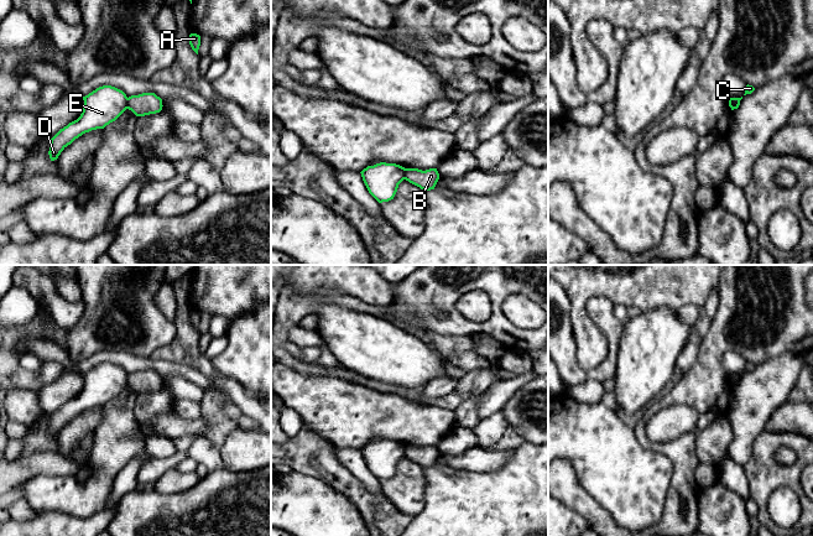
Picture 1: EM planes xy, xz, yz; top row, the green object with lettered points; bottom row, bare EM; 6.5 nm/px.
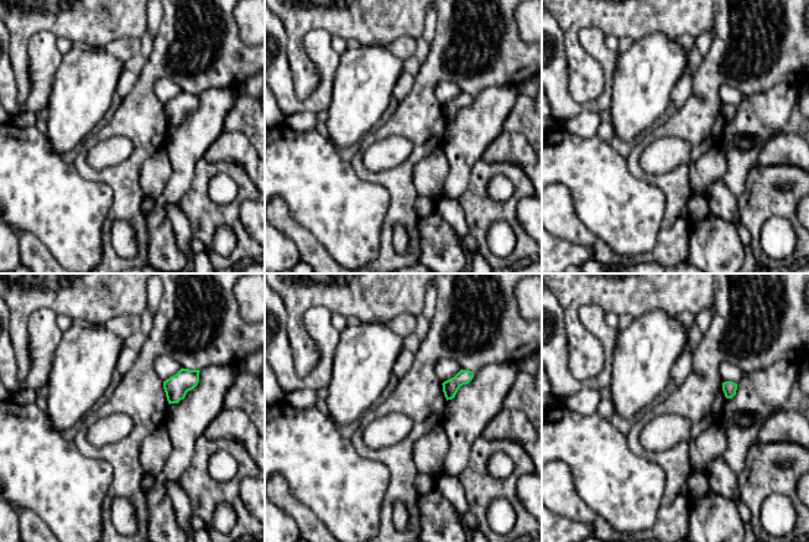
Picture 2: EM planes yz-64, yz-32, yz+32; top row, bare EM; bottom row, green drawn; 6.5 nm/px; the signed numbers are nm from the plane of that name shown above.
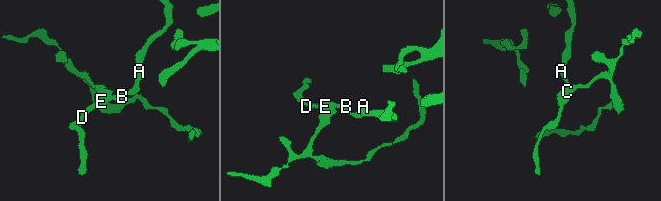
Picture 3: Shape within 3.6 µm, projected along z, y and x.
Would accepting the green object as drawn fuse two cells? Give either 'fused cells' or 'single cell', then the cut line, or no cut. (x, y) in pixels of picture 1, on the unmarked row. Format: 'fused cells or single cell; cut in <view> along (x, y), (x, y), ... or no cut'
fused cells; cut in xy along (126, 375), (128, 385)

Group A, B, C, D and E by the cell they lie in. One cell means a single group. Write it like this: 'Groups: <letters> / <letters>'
Groups: A B / C D E

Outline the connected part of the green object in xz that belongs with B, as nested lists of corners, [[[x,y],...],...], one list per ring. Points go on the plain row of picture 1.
[[[406,446],[405,457],[426,469],[434,467],[439,457],[439,451],[437,446],[429,446],[426,448],[418,446]]]

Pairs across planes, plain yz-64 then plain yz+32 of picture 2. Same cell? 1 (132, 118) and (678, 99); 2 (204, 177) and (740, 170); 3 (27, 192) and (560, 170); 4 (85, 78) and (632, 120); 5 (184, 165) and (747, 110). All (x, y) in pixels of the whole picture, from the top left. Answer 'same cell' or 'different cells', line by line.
1: different cells
2: different cells
3: same cell
4: same cell
5: same cell

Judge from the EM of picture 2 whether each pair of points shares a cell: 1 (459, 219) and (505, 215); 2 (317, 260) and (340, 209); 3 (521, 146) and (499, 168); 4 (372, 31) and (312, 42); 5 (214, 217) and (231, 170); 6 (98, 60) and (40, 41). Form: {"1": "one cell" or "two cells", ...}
{"1": "two cells", "2": "two cells", "3": "two cells", "4": "two cells", "5": "one cell", "6": "two cells"}

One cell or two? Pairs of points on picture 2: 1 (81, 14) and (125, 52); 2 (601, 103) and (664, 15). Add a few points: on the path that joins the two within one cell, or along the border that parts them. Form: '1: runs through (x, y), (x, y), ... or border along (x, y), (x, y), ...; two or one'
1: border along (139, 37), (123, 36), (103, 46), (84, 43); two
2: border along (596, 60), (603, 90), (579, 104); two

